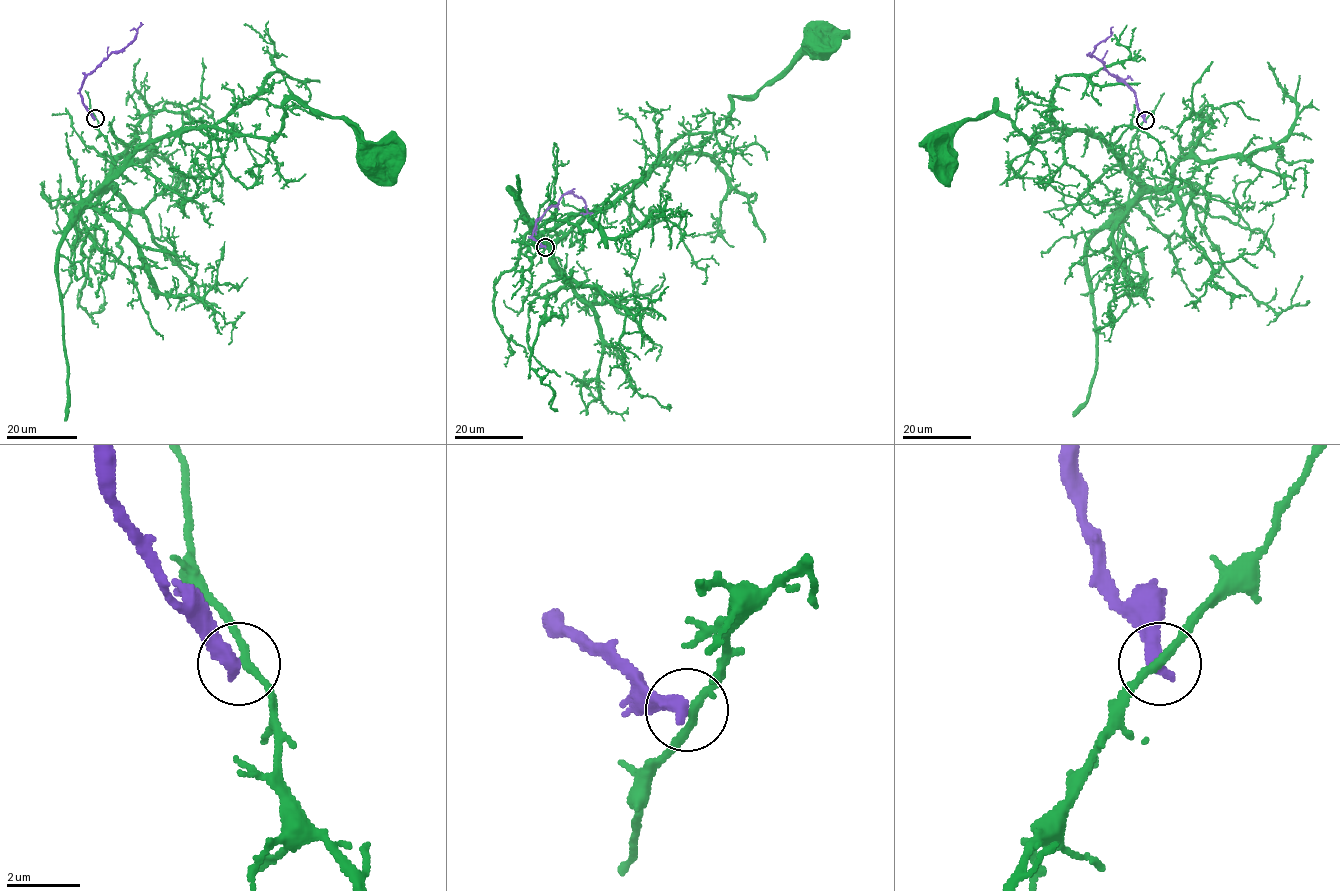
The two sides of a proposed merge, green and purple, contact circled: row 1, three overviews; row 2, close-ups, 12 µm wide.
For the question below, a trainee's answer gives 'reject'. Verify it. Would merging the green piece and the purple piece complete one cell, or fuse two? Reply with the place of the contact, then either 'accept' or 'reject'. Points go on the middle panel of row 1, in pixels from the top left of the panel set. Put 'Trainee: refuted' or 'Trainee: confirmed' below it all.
at (545, 247); reject
Trainee: confirmed

